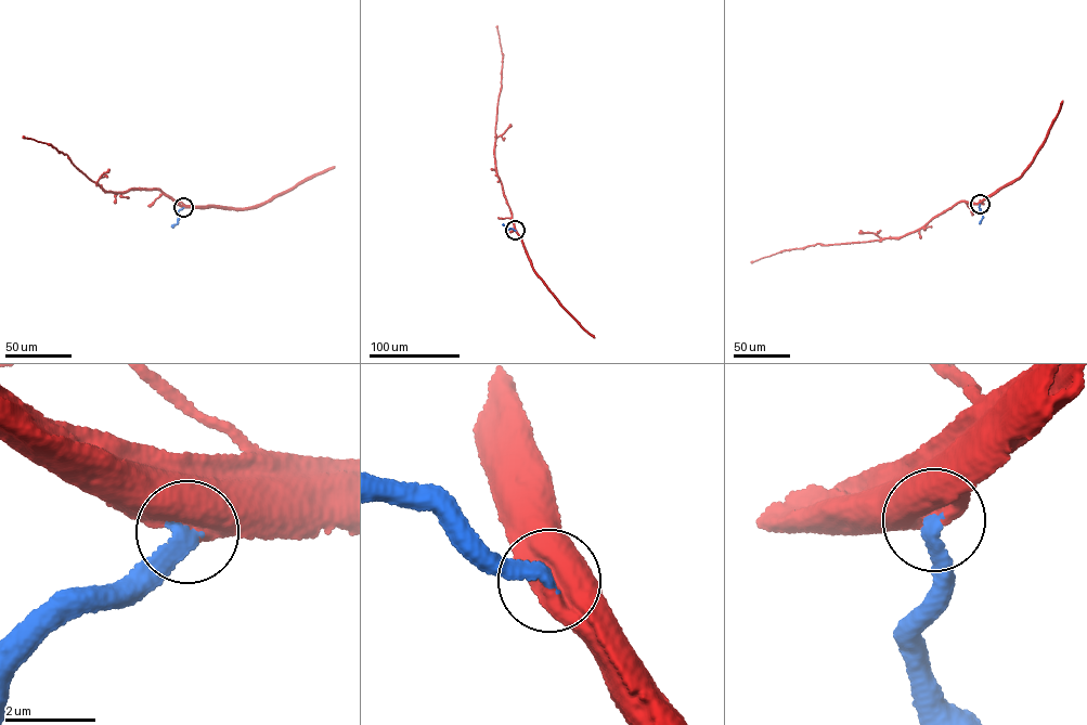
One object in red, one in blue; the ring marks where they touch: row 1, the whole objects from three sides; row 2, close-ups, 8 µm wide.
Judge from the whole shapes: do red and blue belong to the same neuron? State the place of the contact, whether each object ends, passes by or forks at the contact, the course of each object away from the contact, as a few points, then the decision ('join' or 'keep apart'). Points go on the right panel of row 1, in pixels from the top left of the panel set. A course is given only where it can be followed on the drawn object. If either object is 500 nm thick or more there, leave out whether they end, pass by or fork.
(980, 204) | red via (980, 204), (959, 202), (934, 216), (927, 224), (902, 236), (818, 244), (751, 262) | blue via (980, 204), (982, 217), (980, 223) | join

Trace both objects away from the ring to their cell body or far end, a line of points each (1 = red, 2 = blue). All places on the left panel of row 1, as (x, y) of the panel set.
1: (183, 207), (157, 189), (107, 191), (76, 168), (66, 155), (48, 143), (23, 137)
2: (183, 207), (172, 227)

